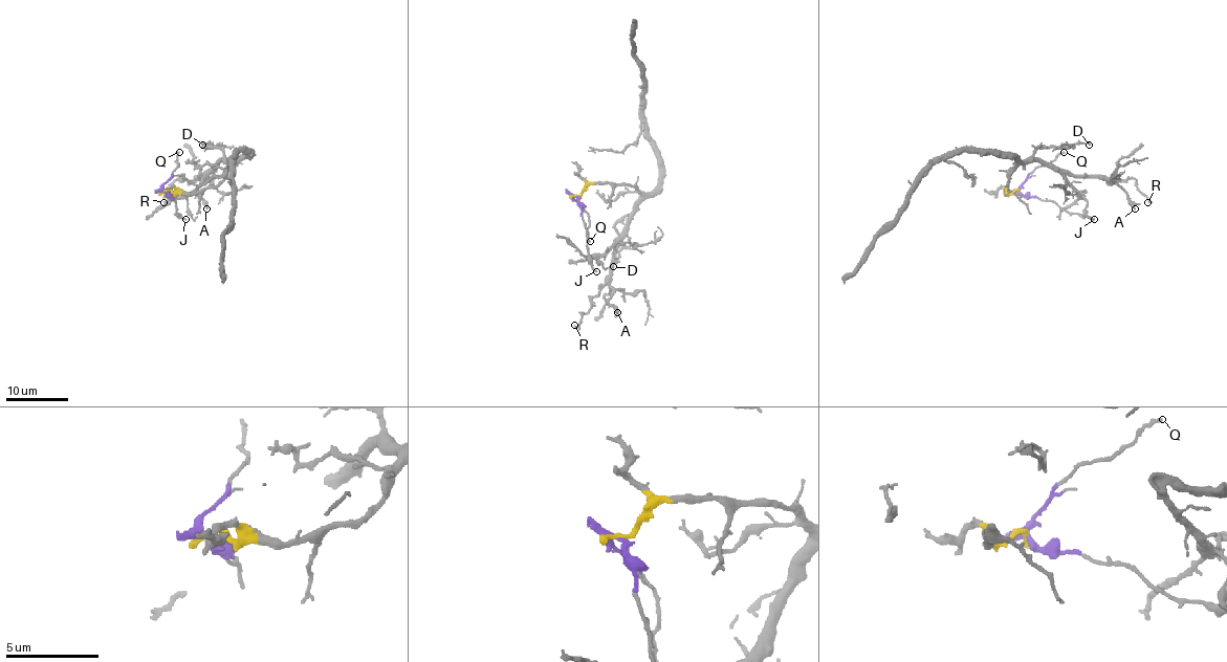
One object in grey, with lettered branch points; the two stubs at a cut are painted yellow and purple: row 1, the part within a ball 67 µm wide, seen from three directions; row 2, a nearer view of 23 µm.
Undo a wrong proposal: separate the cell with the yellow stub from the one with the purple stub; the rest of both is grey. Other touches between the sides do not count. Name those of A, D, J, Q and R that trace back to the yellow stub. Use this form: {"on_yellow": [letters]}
{"on_yellow": ["A", "D", "R"]}

